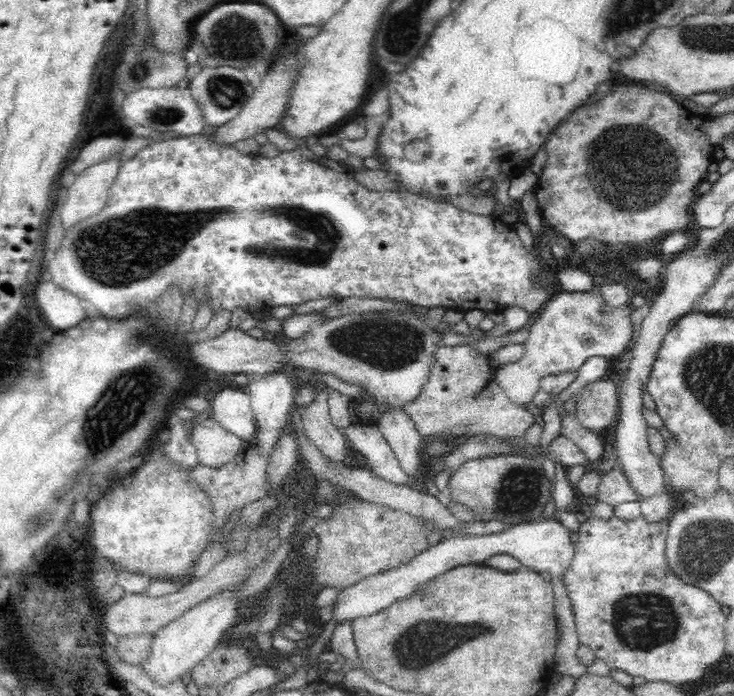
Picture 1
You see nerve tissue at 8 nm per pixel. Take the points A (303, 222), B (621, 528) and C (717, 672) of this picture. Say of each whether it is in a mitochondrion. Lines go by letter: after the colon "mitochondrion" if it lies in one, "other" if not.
A: mitochondrion
B: other
C: other

